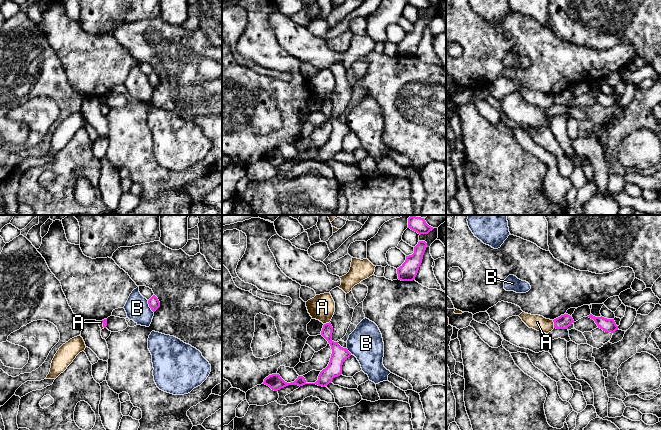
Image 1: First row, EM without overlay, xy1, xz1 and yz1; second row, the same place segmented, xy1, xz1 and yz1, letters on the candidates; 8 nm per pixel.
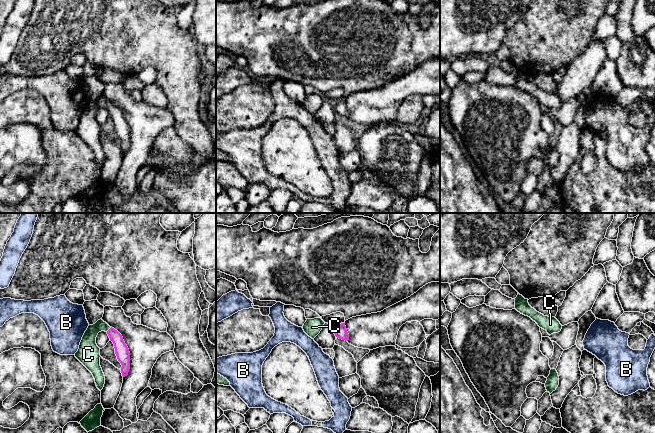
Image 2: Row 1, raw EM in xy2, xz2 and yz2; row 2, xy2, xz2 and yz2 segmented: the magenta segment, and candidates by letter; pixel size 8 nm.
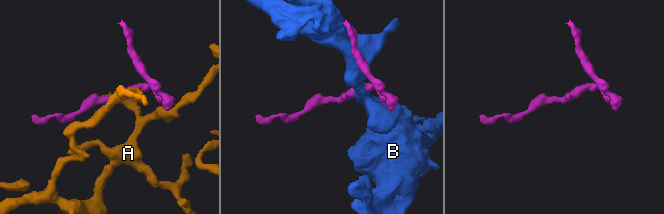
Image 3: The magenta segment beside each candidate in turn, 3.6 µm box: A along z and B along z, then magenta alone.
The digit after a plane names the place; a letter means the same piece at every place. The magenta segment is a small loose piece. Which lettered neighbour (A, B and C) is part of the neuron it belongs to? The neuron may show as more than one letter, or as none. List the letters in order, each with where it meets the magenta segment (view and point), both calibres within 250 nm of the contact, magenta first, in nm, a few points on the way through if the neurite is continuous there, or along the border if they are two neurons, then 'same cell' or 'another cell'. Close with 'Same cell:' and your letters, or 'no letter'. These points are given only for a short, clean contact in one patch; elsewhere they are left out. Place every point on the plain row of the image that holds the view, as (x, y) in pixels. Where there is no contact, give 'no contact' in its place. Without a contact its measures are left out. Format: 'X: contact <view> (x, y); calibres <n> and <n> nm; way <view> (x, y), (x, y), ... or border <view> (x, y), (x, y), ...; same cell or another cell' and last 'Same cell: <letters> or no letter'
A: contact yz1 (554, 100); calibres 110 and 120 nm; border yz1 (552, 96), (554, 103); another cell
B: contact xy1 (149, 82); calibres 90 and 190 nm; border xy1 (147, 76), (148, 82), (153, 88); another cell
C: contact xy2 (109, 105); calibres 110 and 180 nm; way xy2 (122, 128), (116, 113), (109, 105), (89, 113), (89, 129); same cell
Same cell: C

